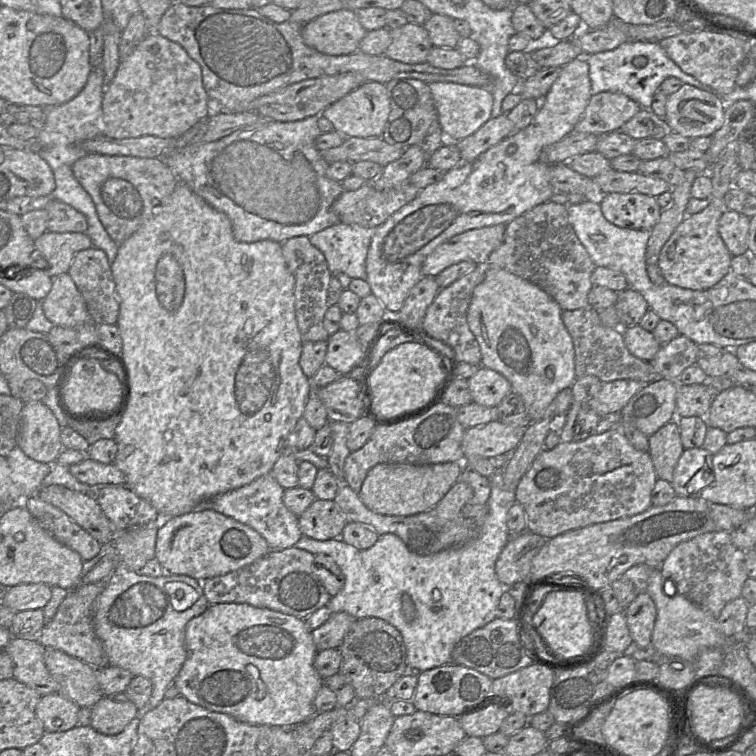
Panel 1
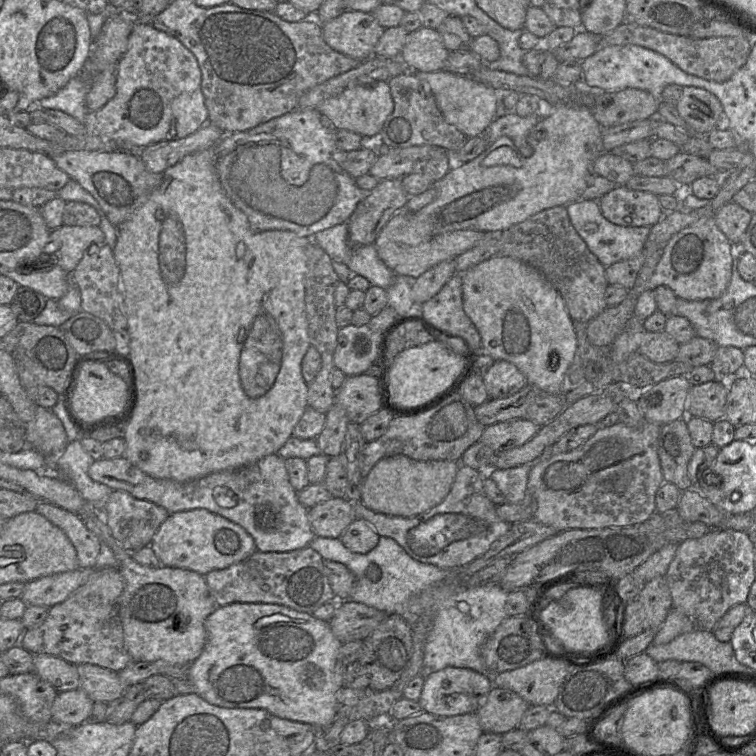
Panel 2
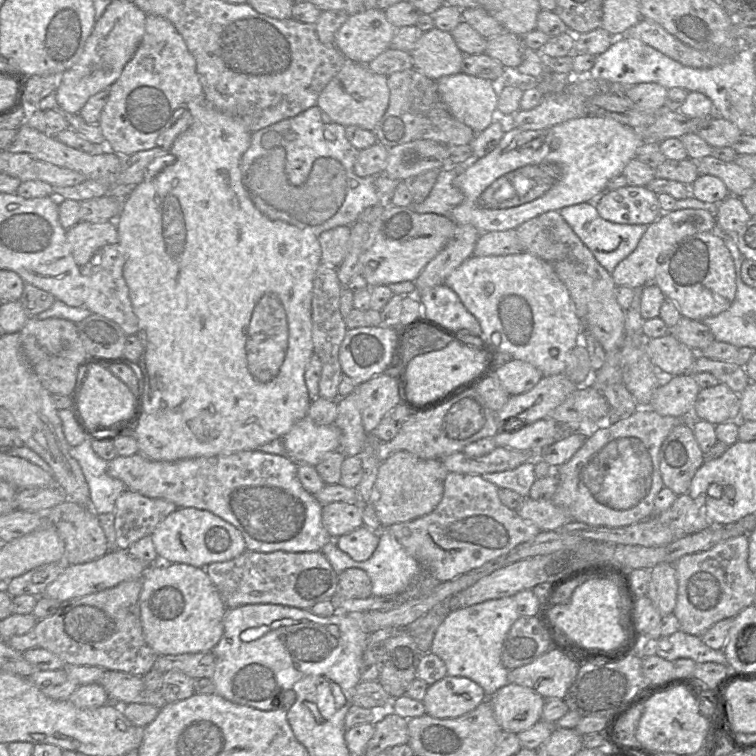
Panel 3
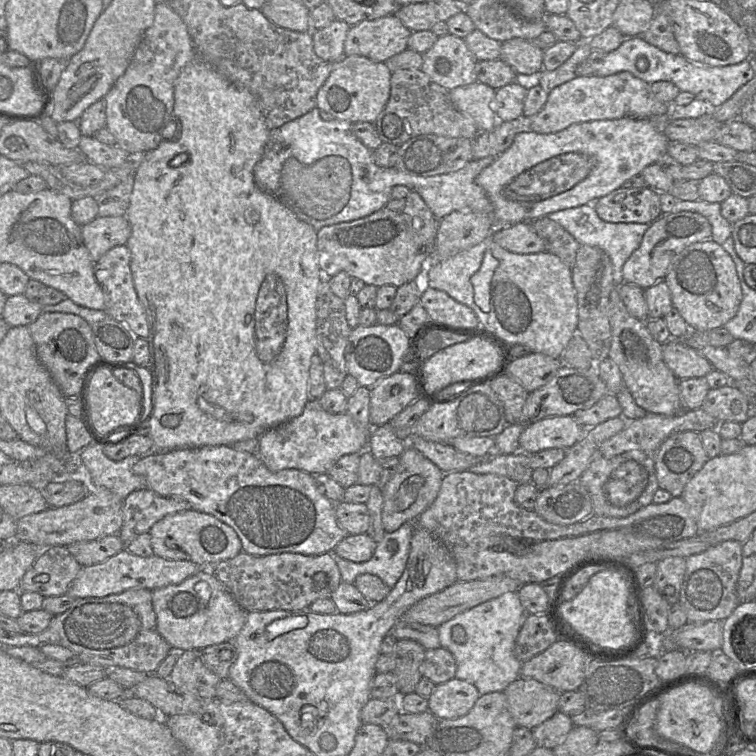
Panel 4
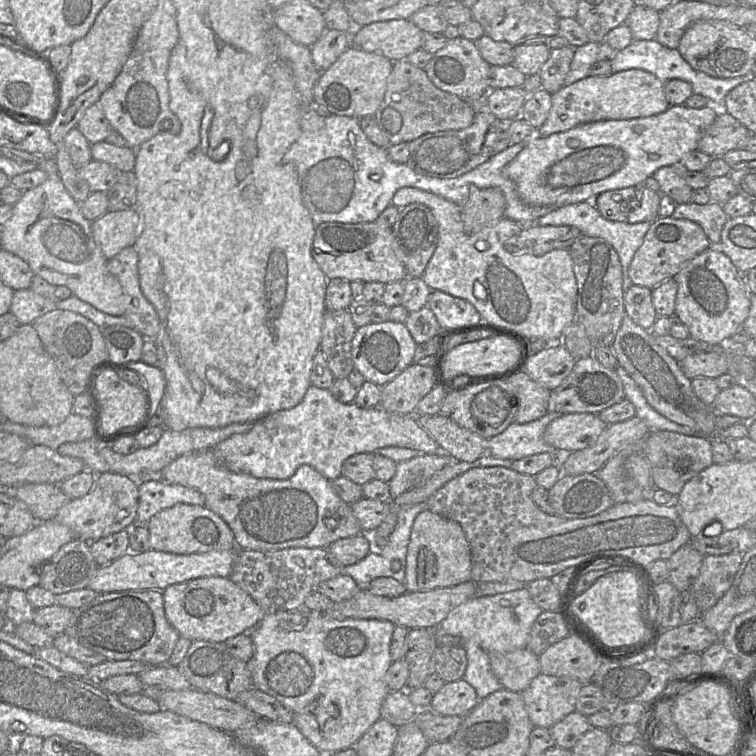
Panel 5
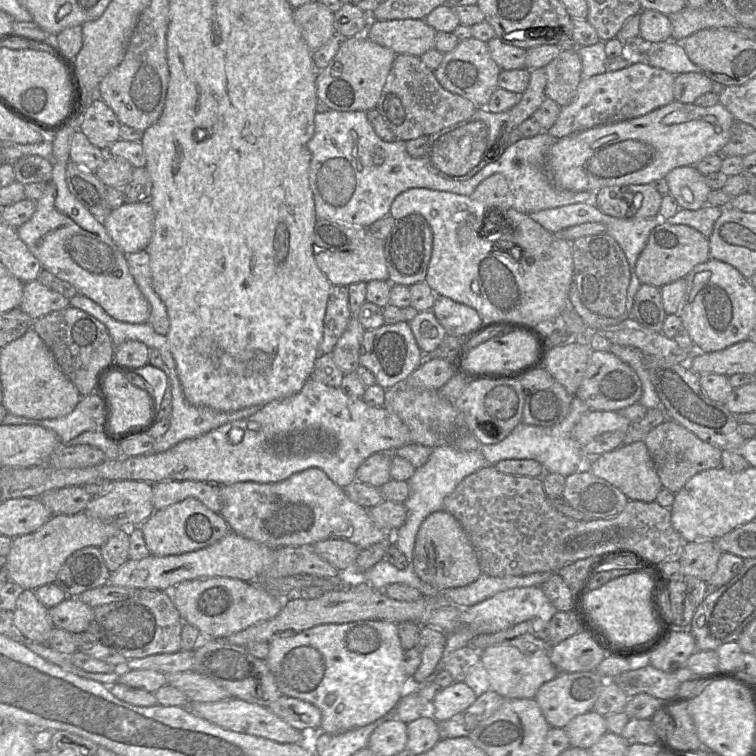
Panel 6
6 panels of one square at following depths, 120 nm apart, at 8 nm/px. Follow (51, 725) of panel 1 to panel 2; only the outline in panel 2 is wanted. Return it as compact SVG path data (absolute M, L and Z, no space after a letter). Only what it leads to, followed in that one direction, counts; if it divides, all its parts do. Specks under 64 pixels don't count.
M81 689L58 693L51 708L52 721L76 727L90 719L94 701Z

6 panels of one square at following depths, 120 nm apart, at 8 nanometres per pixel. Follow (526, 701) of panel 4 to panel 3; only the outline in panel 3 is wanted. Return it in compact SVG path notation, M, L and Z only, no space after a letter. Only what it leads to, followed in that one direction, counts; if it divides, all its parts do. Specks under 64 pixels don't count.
M506 684L487 697L503 731L518 734L541 720L546 699L528 687Z

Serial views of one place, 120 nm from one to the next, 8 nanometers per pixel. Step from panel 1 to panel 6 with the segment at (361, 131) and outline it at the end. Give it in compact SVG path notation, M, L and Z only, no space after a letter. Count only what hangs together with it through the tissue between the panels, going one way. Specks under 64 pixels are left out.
M367 36L342 38L339 50L317 76L318 99L337 111L369 111L376 108L396 53Z

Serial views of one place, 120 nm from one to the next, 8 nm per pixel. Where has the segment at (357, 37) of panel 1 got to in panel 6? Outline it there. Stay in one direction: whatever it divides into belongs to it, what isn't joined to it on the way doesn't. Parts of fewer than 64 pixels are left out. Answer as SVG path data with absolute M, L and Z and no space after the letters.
M371 19L363 35L396 54L420 57L435 48L437 32L425 19Z

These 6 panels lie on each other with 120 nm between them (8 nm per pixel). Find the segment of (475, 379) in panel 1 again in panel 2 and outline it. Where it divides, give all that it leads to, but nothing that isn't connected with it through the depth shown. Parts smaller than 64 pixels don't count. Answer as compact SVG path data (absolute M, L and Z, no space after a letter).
M496 361L482 376L490 399L511 396L523 389L528 381L511 362Z

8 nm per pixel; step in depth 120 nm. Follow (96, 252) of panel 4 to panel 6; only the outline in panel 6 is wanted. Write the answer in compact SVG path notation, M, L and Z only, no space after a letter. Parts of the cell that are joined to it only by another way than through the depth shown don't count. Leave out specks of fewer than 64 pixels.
M150 202L123 203L112 209L103 226L123 254L146 249L153 232L154 210Z

